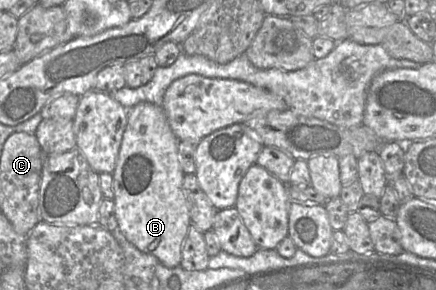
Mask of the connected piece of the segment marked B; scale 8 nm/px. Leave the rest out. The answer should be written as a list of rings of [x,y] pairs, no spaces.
[[[151,102],[139,103],[128,109],[126,129],[112,172],[114,213],[119,232],[141,252],[155,256],[167,267],[180,266],[182,245],[191,226],[189,205],[183,190],[185,173],[178,159],[179,143],[162,107]]]

